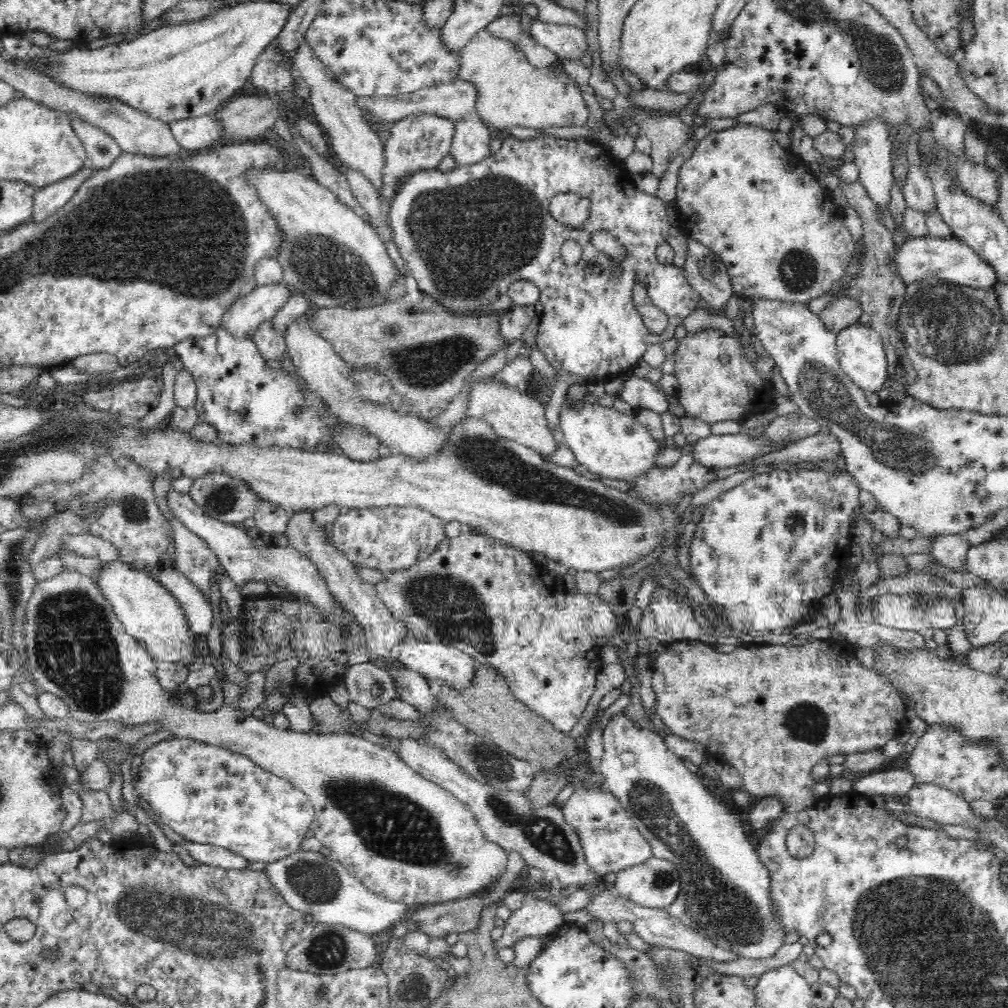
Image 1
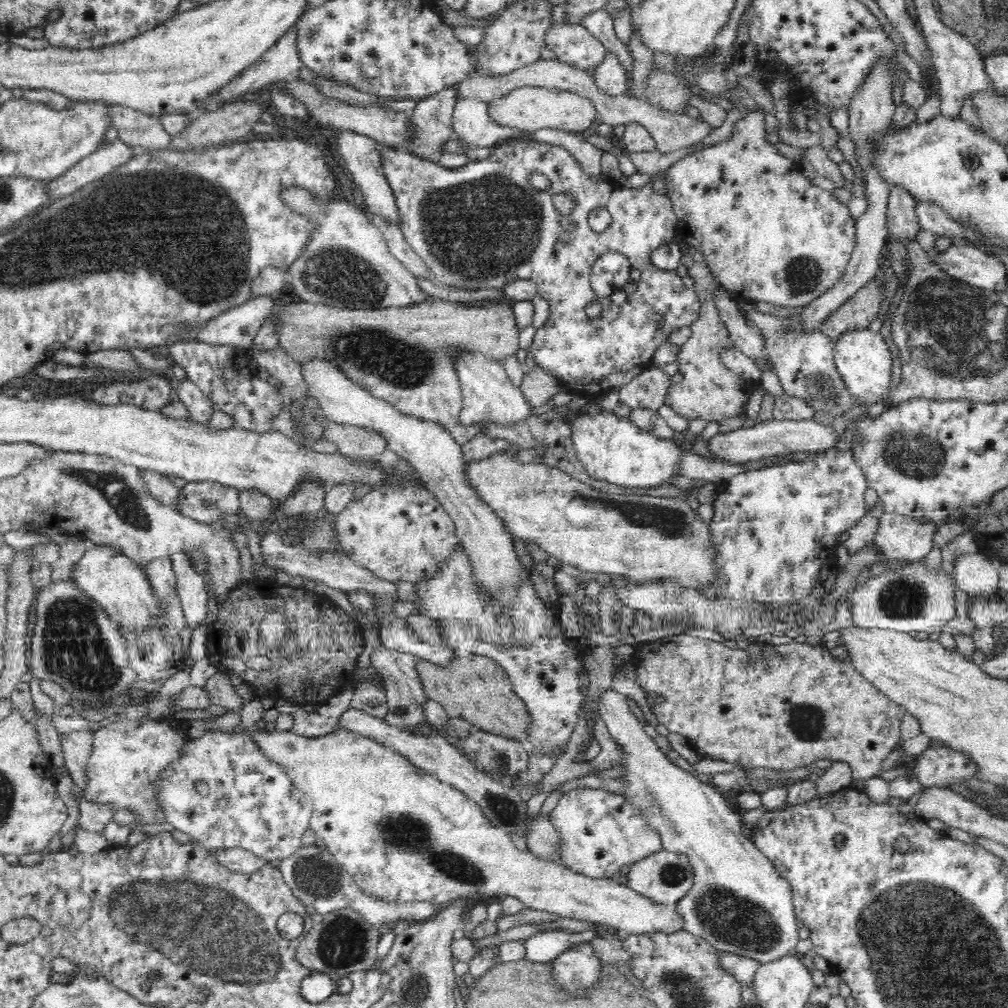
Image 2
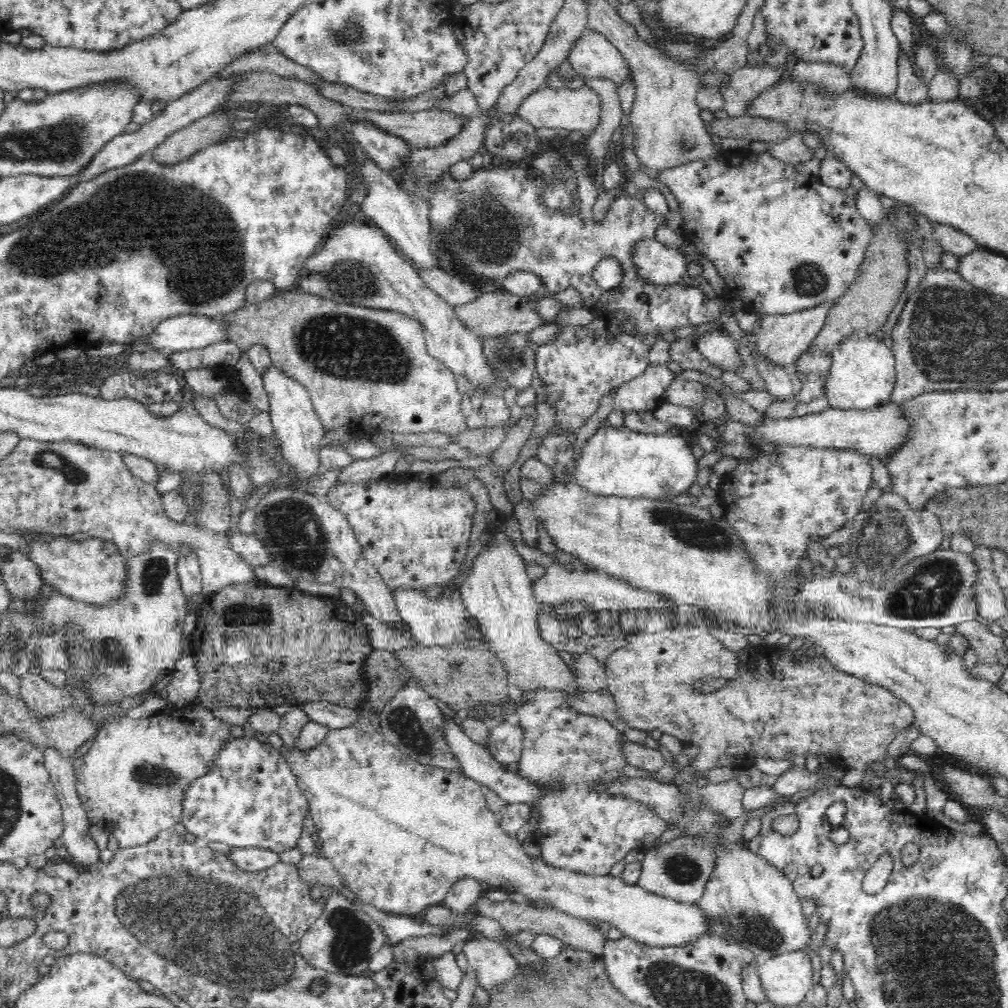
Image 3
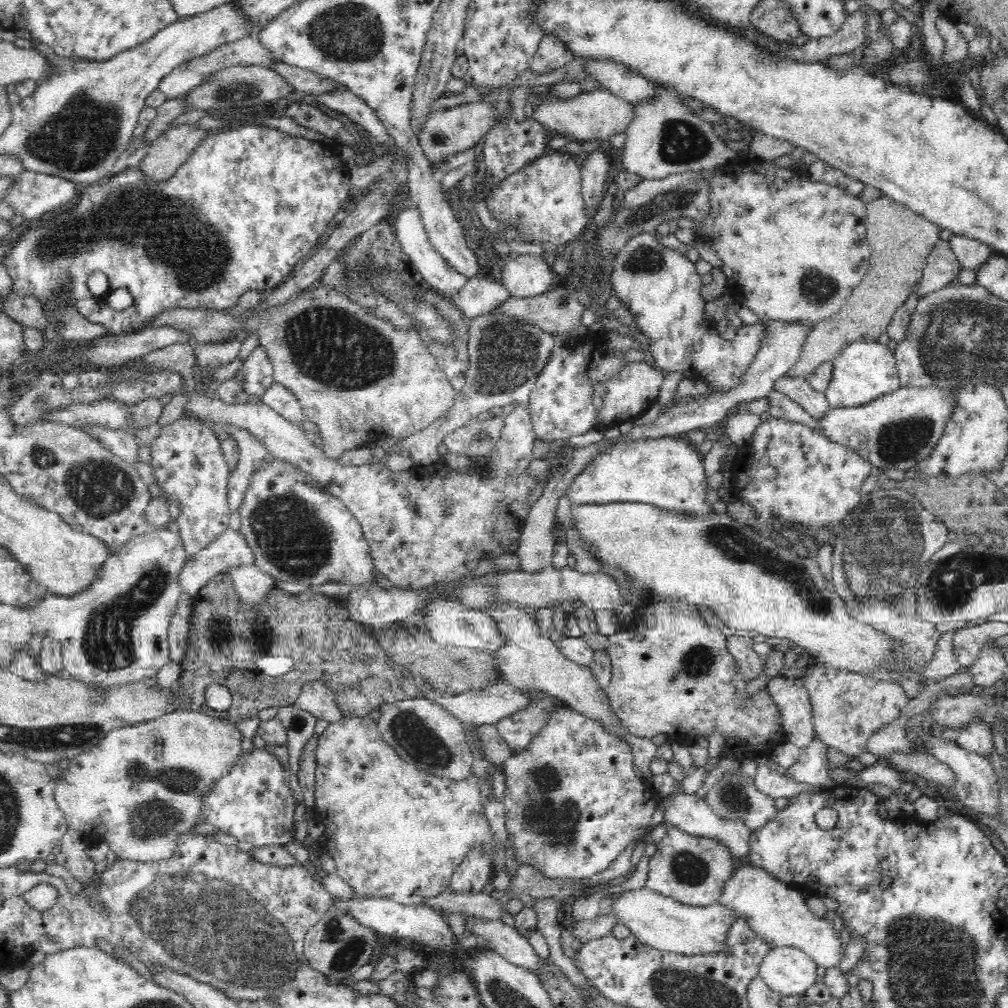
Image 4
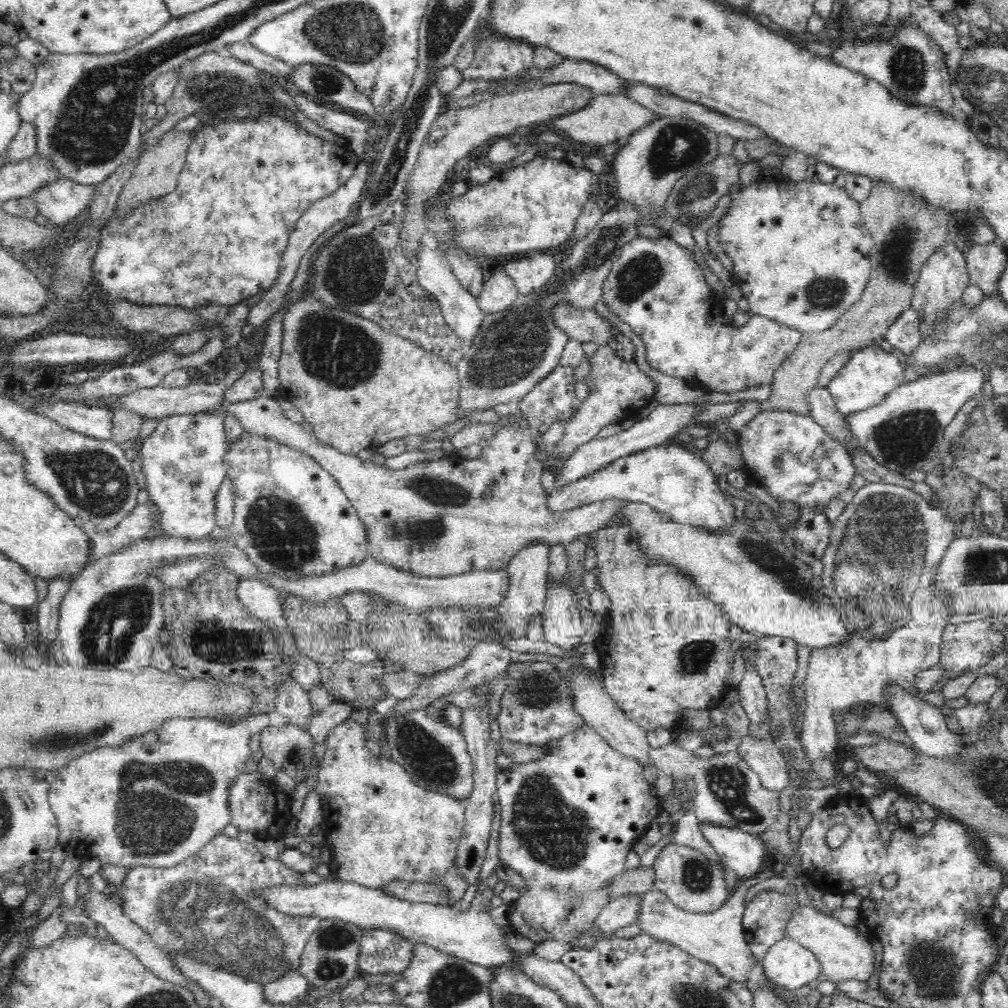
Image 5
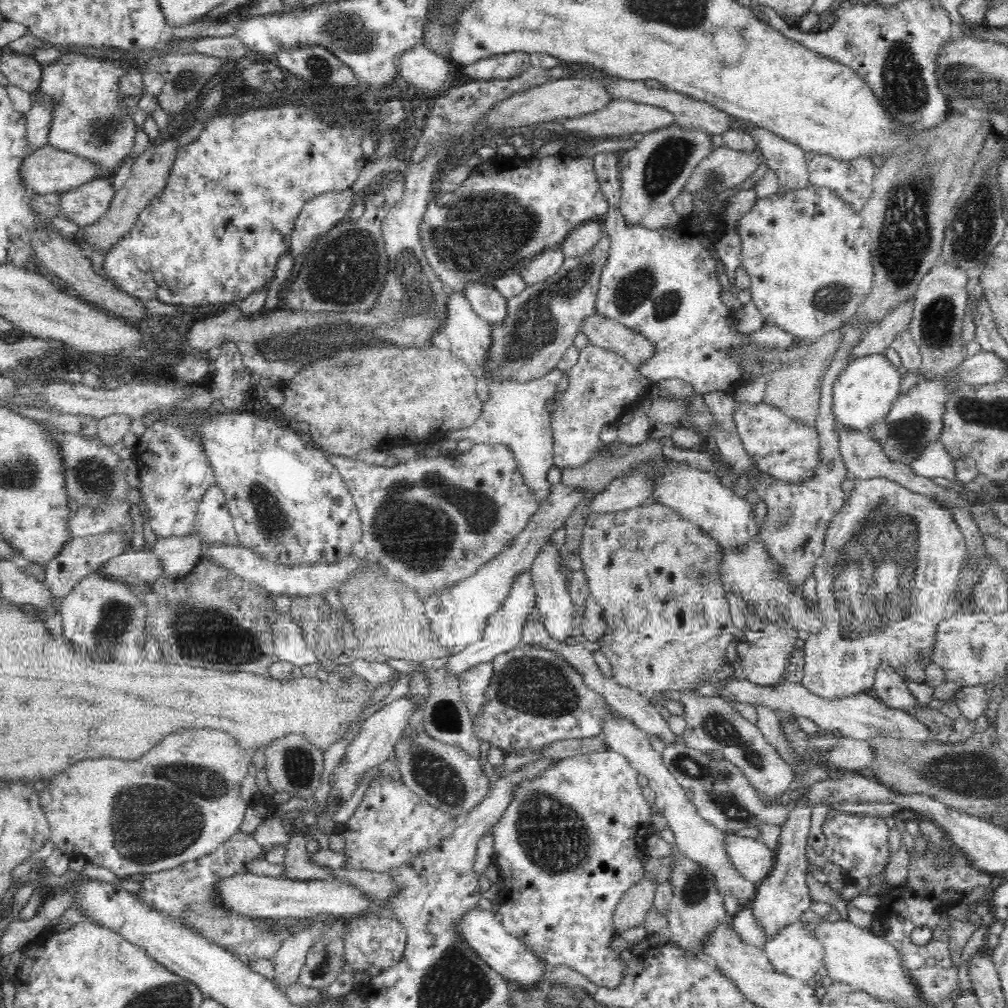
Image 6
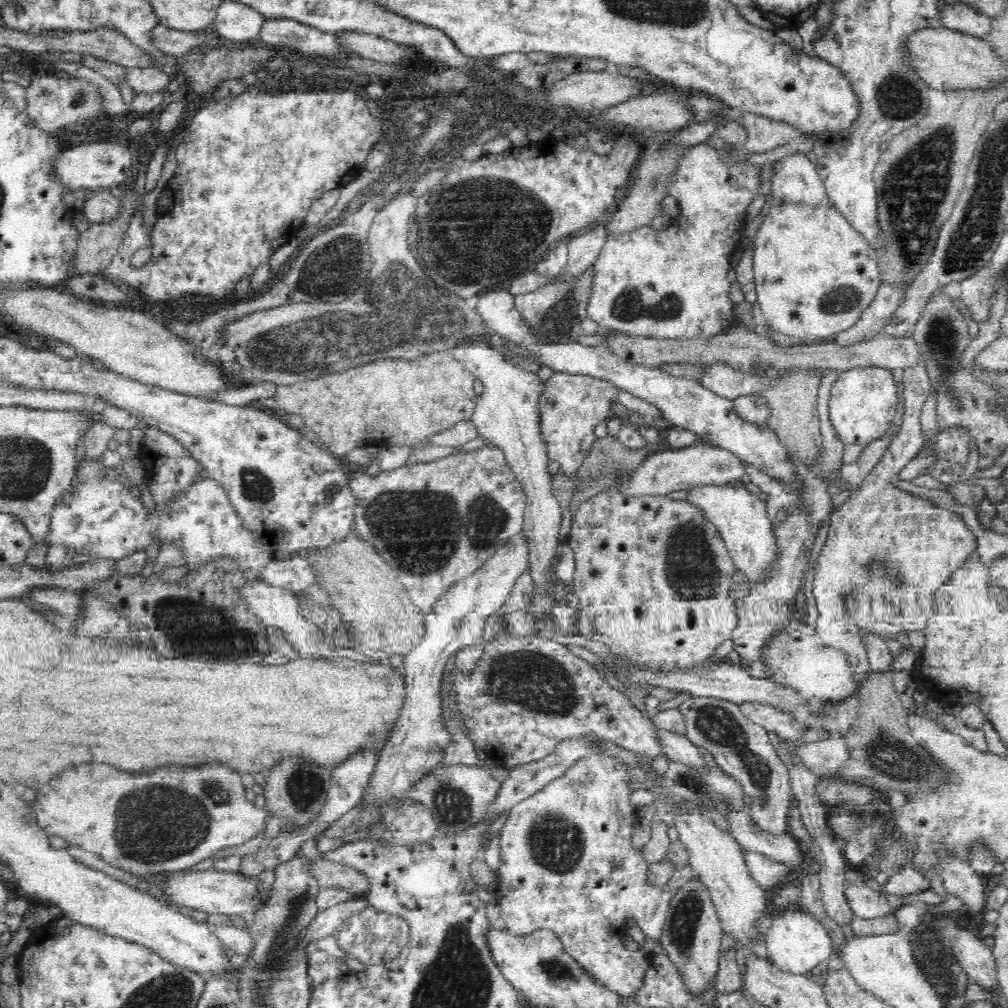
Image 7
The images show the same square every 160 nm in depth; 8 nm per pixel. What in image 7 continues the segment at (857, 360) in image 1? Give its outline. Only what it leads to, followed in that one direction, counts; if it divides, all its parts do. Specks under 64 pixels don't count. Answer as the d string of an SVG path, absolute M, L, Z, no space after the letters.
M858 367L839 372L829 396L829 423L836 431L837 439L844 445L860 444L866 447L870 442L882 438L890 430L890 426L896 418L896 404L898 404L896 392L898 392L896 382L891 370L887 368Z

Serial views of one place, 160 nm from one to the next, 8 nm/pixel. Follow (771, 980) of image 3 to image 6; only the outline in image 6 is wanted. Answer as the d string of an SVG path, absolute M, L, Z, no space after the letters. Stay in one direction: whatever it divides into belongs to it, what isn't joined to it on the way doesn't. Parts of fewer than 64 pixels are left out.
M792 921L780 927L773 937L768 939L763 951L768 955L769 961L773 964L776 972L796 977L800 980L811 982L812 977L817 973L820 966L824 966L824 945L822 941L810 931L804 922Z

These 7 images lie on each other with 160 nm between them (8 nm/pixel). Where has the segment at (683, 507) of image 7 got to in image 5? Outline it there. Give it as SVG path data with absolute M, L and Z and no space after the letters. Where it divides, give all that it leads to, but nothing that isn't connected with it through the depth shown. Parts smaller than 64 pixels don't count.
M626 523L623 525L612 525L612 527L602 527L596 529L588 535L588 544L594 550L596 556L596 570L598 570L597 584L600 585L601 591L610 600L609 610L605 617L601 618L601 631L597 636L595 648L601 657L603 664L603 684L607 693L626 711L626 716L635 720L644 730L654 732L658 728L666 728L671 730L672 727L678 726L682 721L682 712L684 710L710 709L719 706L719 702L728 691L726 685L727 679L731 674L732 662L734 662L734 654L730 650L730 625L731 622L725 614L725 608L722 604L713 602L706 595L706 591L702 591L699 584L693 580L693 576L689 576L687 572L683 572L681 568L677 568L675 564L667 564L667 562L659 562L653 560L649 556L649 552L645 552L641 538L637 538L636 531Z

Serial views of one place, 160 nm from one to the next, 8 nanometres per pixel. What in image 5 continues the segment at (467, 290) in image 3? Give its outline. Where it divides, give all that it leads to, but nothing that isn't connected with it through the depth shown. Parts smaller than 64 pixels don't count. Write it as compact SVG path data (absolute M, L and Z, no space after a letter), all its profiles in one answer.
M497 271L484 282L484 292L476 298L486 314L508 308L519 295L514 279L506 271Z

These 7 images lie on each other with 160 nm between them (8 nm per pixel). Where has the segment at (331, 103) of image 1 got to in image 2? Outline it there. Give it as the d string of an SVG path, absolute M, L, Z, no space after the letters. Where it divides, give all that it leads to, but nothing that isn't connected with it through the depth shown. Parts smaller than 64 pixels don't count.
M336 131L339 138L336 140L338 152L341 158L347 163L347 168L353 176L353 181L362 190L364 204L369 214L379 216L385 220L389 226L400 228L400 210L396 201L395 192L392 190L387 176L381 167L381 151L378 149L378 143L374 140L363 136L354 135L354 133Z

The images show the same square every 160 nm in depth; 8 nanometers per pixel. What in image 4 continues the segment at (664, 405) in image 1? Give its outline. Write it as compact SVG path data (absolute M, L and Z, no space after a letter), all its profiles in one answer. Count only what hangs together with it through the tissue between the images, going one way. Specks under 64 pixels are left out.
M627 361L624 363L614 376L603 382L606 392L602 398L602 406L596 411L594 428L613 431L614 427L622 422L633 421L646 412L652 404L658 403L658 392L663 378L664 373L656 366L652 366L650 362Z

